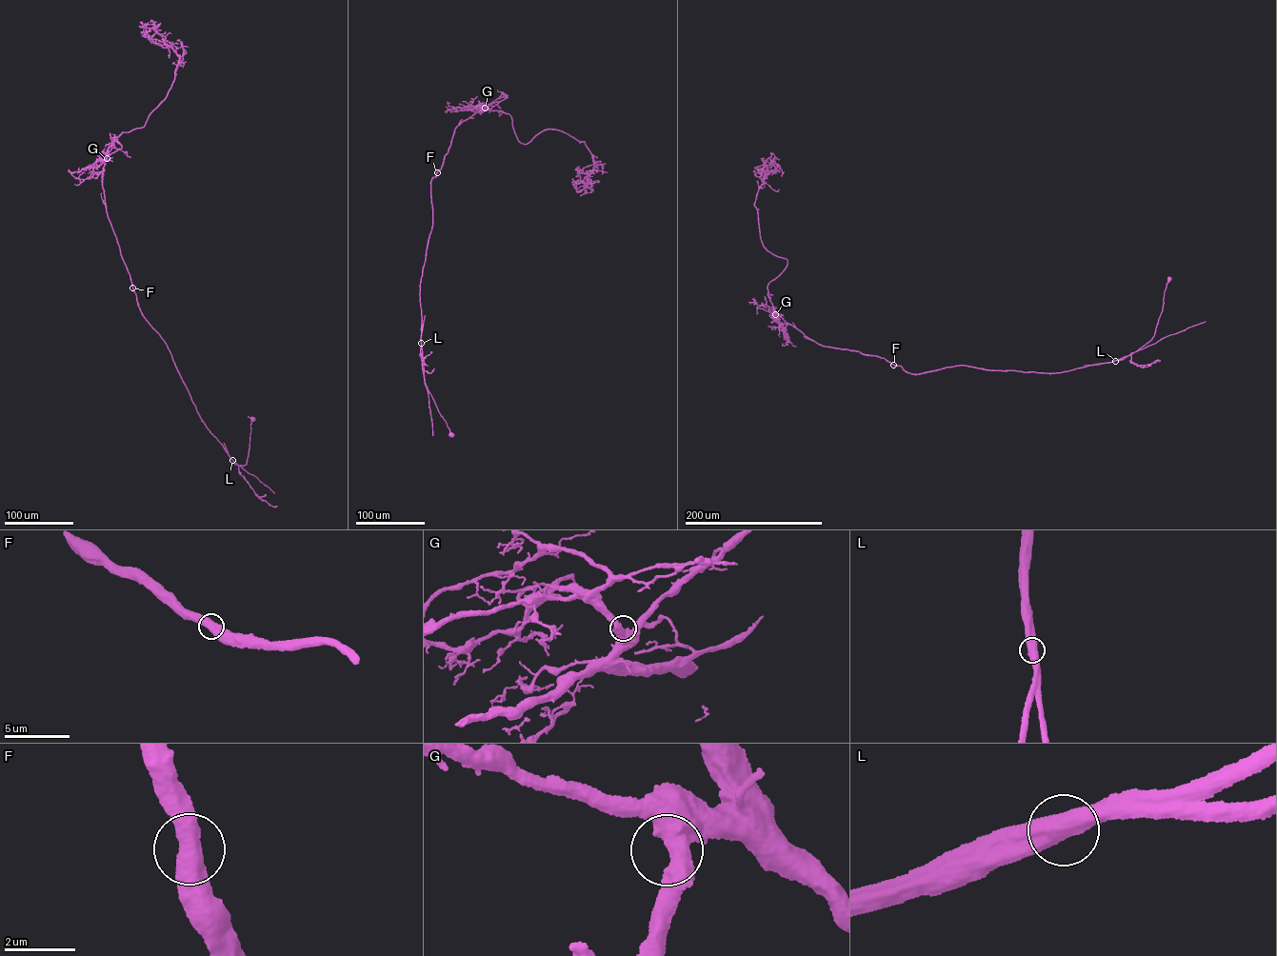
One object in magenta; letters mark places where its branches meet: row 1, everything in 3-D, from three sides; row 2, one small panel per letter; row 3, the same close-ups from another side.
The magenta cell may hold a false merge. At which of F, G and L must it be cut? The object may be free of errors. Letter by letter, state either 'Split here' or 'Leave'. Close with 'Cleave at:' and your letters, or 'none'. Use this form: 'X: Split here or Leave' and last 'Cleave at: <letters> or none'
F: Leave
G: Leave
L: Split here
Cleave at: L

